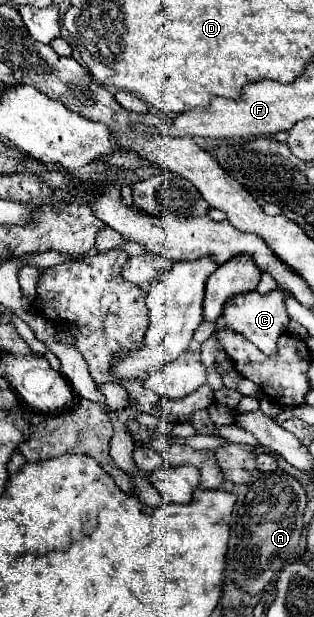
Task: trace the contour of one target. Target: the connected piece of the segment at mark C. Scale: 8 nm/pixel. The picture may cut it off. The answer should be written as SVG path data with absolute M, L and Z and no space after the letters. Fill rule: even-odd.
M272 290L268 294L258 294L258 292L248 292L248 294L240 294L234 296L226 306L224 306L224 314L222 314L226 326L234 332L244 334L252 344L256 344L264 354L272 356L276 354L276 346L278 346L278 338L282 334L286 334L288 330L288 314L284 308L284 292L282 290Z

